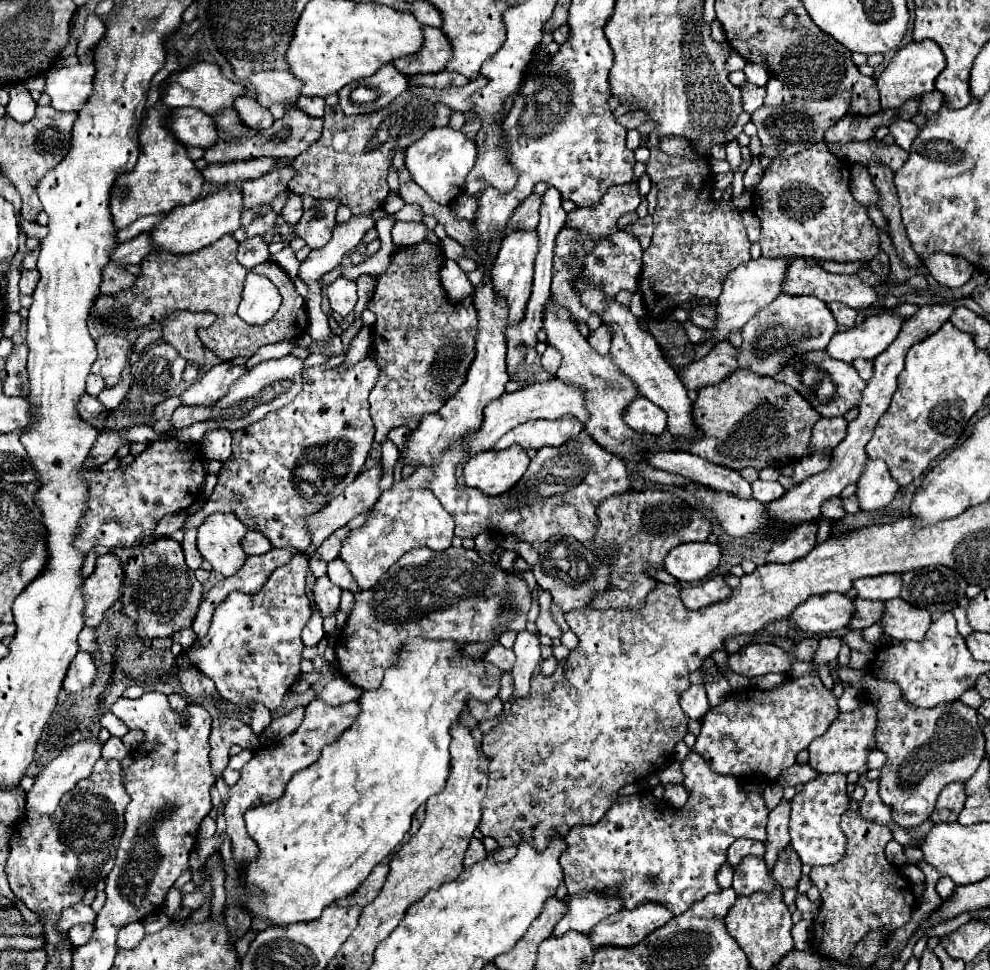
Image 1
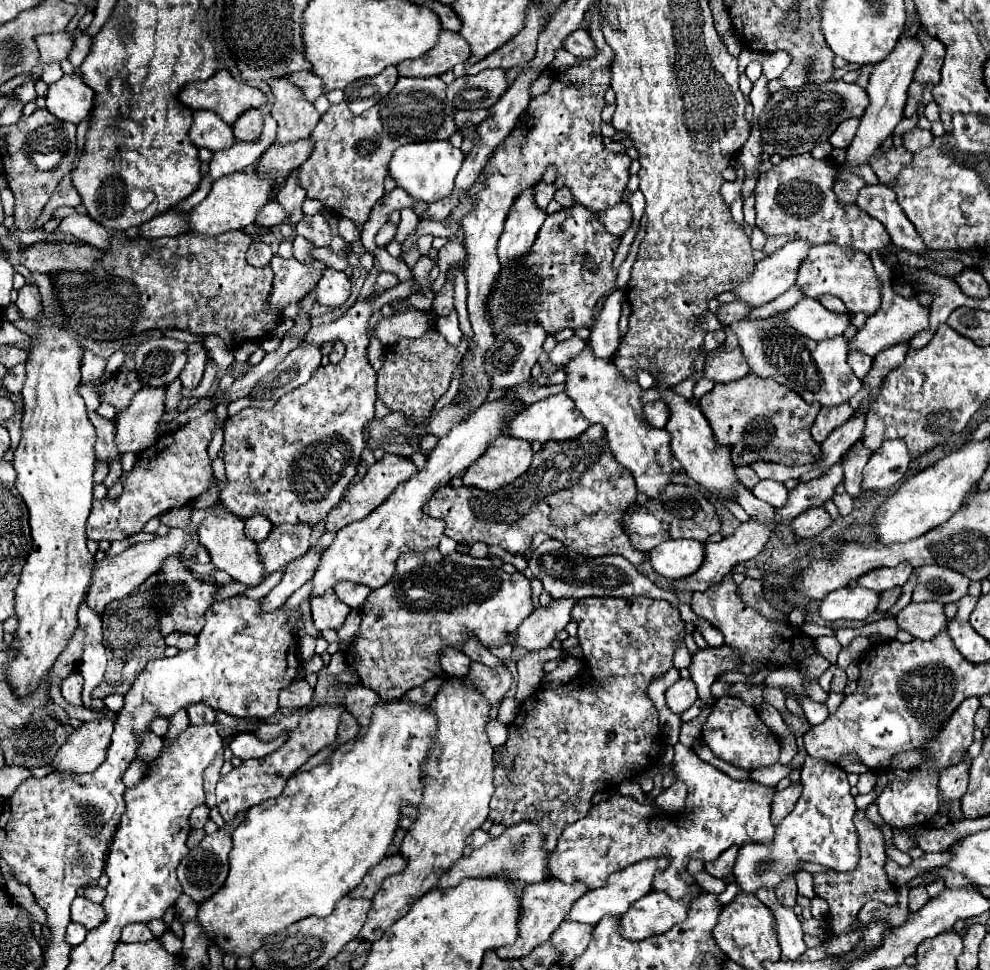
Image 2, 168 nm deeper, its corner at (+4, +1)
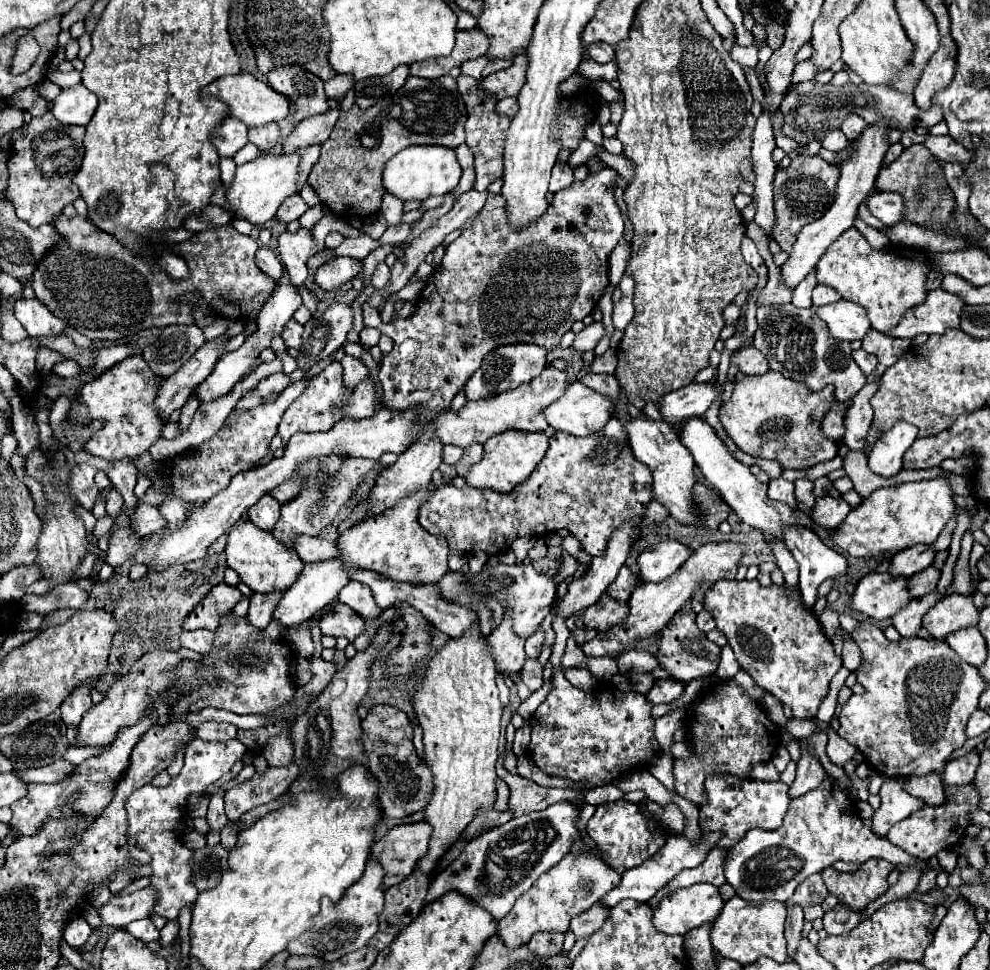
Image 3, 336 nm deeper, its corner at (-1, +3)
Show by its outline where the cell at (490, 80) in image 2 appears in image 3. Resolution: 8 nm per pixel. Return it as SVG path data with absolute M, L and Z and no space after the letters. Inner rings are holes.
M527 55L515 57L509 69L497 71L481 79L479 87L485 89L485 93L493 93L493 97L497 99L517 97L517 93L521 91L521 85L525 85L525 69L527 69Z

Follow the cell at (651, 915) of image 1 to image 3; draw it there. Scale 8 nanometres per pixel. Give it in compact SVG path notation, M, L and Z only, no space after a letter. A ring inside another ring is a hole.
M709 883L677 889L661 899L653 909L653 927L665 935L685 935L687 931L713 921L723 909L719 889Z

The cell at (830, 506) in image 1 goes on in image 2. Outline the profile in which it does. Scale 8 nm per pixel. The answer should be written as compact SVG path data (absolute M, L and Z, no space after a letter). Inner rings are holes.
M842 493L842 495L834 495L832 497L836 507L840 509L840 515L848 515L852 509L854 509L854 499L848 495L848 493Z

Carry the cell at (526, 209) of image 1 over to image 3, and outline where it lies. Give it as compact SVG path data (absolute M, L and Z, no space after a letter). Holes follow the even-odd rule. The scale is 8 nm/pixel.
M557 161L555 167L553 167L553 175L551 175L551 183L549 183L549 191L551 193L557 193L565 187L569 187L573 183L573 171L569 169L567 163L561 163Z

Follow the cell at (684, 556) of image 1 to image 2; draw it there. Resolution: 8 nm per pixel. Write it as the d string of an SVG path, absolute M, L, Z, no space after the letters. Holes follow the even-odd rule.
M690 539L660 543L650 551L652 569L668 579L684 579L692 575L704 559L704 545Z

